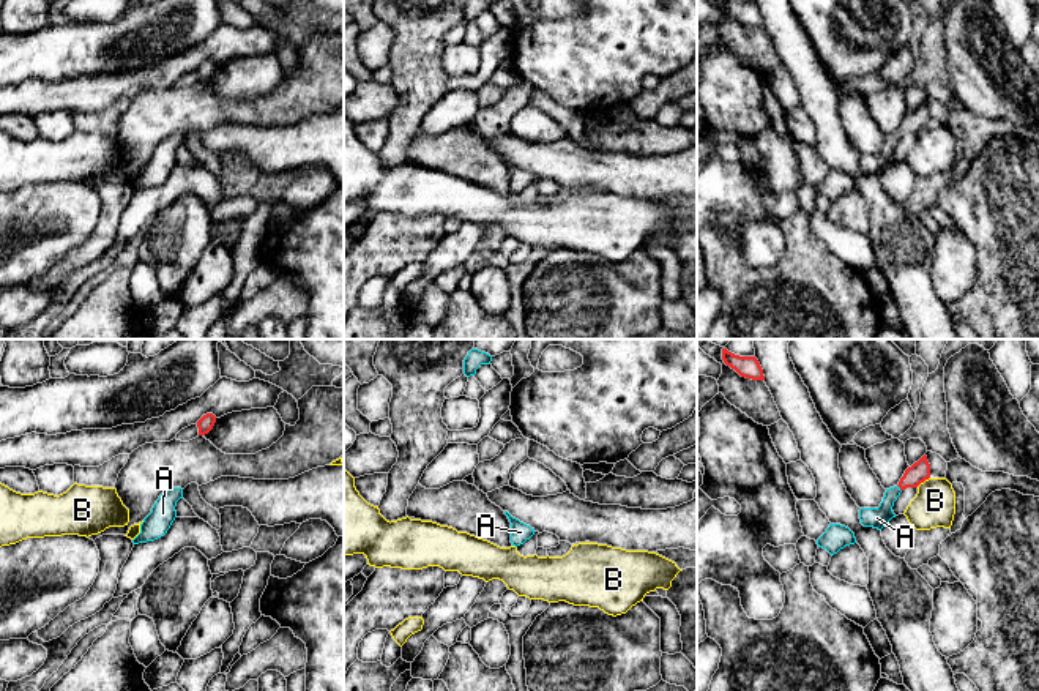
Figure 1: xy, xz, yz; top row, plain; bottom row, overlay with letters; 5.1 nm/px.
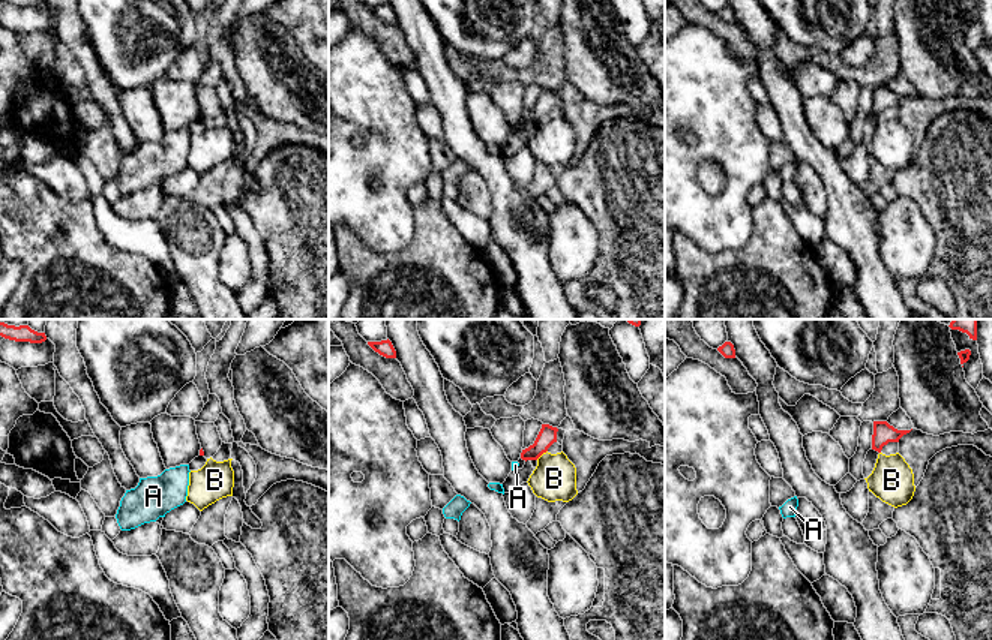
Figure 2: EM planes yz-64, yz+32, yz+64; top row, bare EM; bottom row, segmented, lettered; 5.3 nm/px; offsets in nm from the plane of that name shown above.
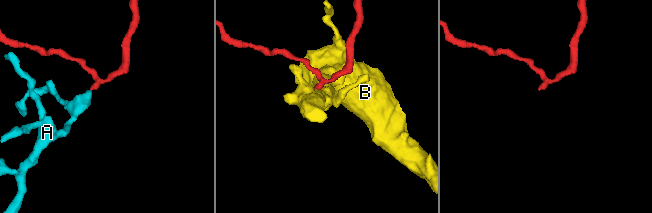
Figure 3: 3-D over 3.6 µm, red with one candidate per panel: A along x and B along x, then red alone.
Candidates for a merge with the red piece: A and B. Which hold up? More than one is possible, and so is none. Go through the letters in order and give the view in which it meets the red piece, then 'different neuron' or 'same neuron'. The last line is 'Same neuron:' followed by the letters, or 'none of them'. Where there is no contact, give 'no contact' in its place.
A: yz | same neuron
B: yz | different neuron
Same neuron: A

